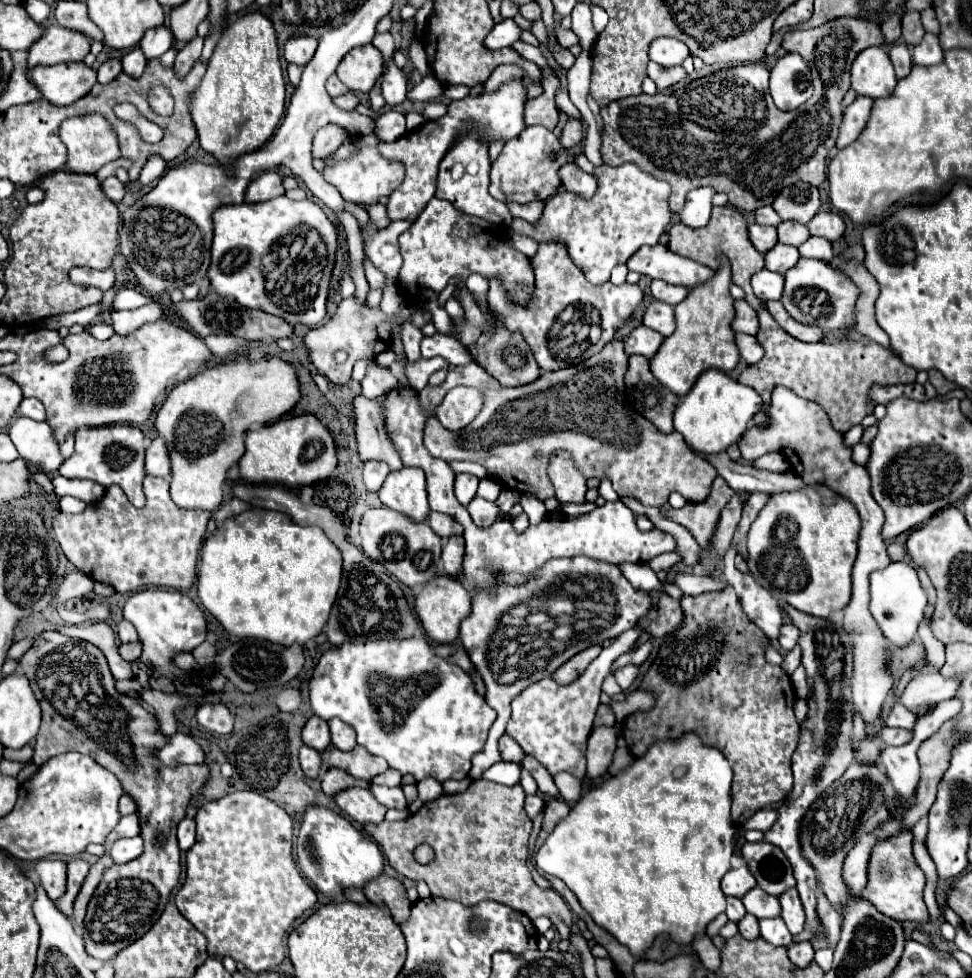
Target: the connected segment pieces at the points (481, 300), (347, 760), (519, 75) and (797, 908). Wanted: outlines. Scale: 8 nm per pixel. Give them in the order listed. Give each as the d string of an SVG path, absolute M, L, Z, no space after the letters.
M472 274L468 280L466 280L466 288L470 290L470 294L478 300L478 306L488 306L488 280L478 276L478 274Z
M332 746L326 750L326 754L328 754L328 758L322 760L322 772L330 770L330 768L340 768L354 778L372 780L374 776L388 770L388 762L384 762L378 756L372 756L362 746L356 746L350 752L342 752L336 746Z
M498 66L494 72L492 72L492 76L488 78L488 82L484 84L484 92L494 92L494 90L498 90L504 82L510 82L510 80L522 80L522 82L526 82L526 74L524 74L524 70L522 68L518 68L518 66Z
M790 888L780 896L780 904L782 904L782 920L786 922L788 930L796 936L804 930L804 922L806 922L806 914L802 910L802 902L798 898L798 890Z

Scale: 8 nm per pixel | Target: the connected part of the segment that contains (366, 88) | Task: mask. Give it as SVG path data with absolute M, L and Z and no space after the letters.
M372 44L354 48L342 58L336 74L352 92L370 92L382 74L382 54Z

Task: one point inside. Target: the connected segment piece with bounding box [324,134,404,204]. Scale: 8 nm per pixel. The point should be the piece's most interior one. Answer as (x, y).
(365, 177)

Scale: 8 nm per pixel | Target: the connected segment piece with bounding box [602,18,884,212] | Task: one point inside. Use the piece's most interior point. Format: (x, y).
(723, 130)

